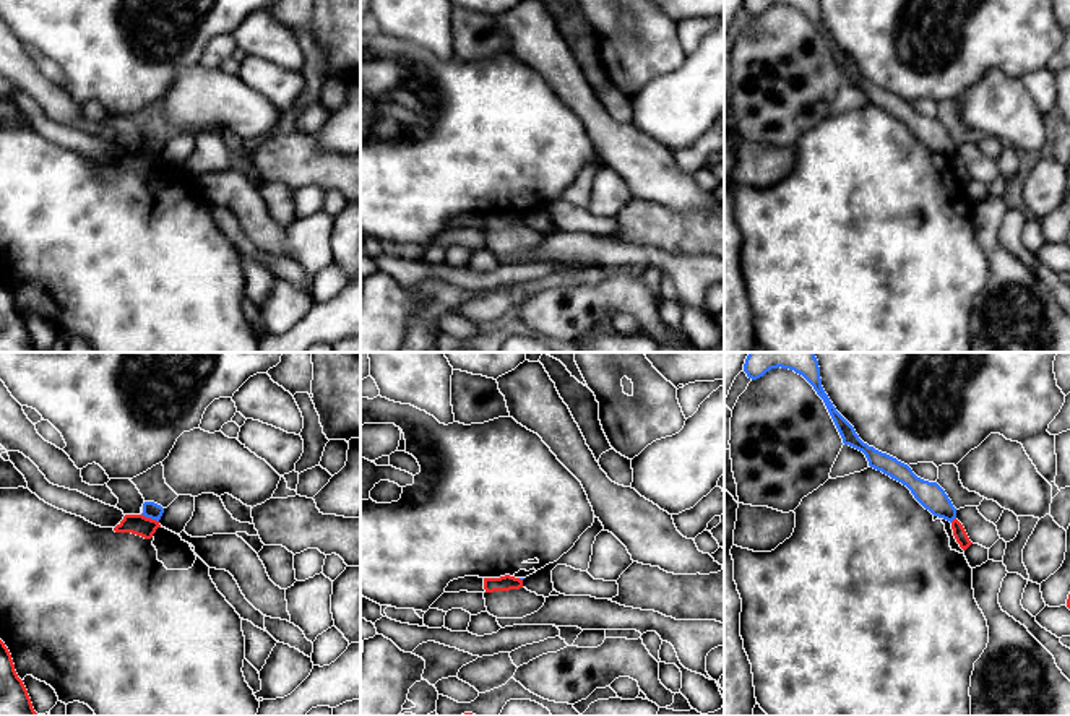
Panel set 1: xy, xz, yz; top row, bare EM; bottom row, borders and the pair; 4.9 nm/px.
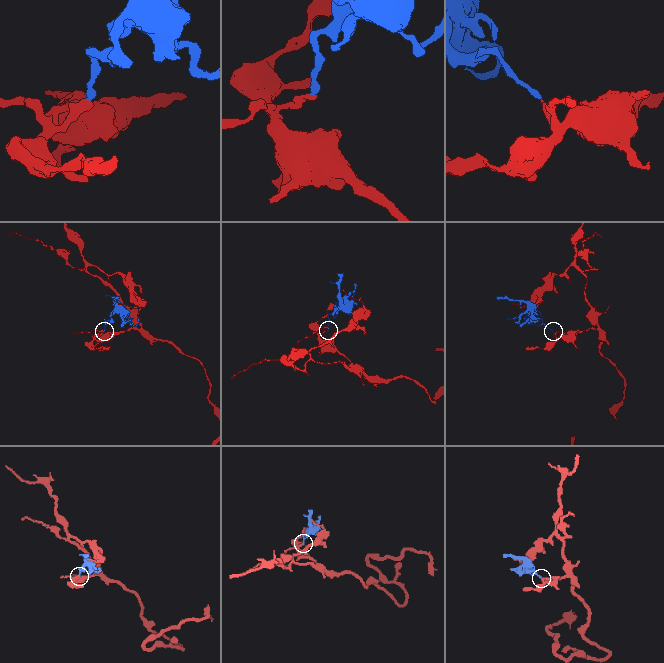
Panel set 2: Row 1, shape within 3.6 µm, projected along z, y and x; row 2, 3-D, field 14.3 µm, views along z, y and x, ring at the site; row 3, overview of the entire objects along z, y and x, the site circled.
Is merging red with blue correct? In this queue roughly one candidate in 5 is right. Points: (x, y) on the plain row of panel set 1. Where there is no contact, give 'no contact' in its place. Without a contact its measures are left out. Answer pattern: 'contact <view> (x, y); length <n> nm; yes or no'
contact xy (150, 155); length 100 nm; no

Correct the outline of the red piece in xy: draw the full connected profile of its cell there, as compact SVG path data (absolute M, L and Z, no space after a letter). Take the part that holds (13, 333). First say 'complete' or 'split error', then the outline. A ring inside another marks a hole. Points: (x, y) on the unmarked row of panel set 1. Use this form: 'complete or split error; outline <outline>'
complete; outline M0 276L0 352L37 352L11 291Z

